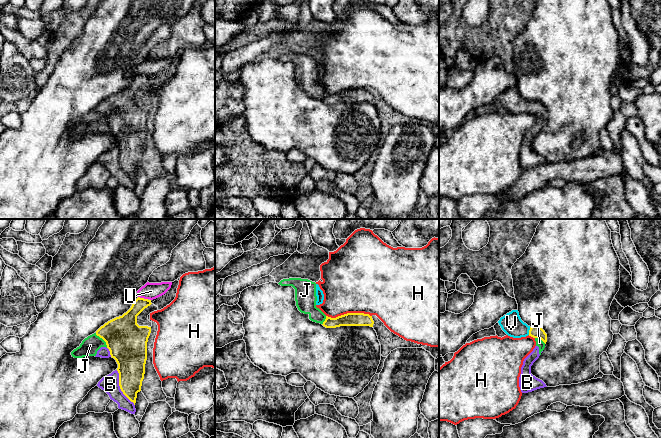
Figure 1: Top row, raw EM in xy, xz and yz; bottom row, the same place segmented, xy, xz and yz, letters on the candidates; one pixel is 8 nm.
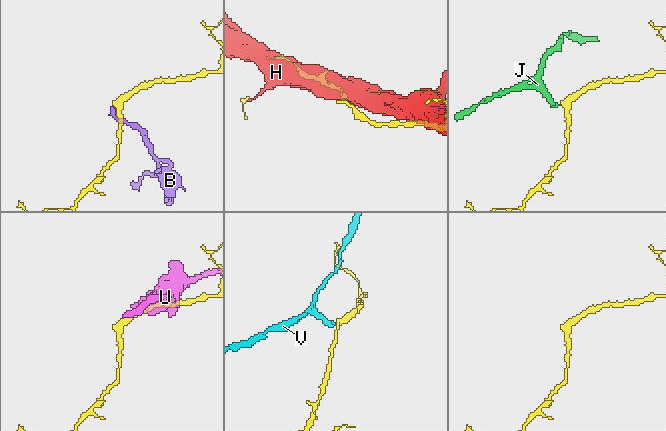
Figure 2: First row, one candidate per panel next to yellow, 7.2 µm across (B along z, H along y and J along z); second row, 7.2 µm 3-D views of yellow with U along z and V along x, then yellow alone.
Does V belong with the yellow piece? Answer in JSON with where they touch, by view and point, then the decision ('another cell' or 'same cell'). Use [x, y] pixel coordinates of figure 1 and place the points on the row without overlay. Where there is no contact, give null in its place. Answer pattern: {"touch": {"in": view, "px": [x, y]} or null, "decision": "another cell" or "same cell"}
{"touch": {"in": "yz", "px": [529, 107]}, "decision": "same cell"}

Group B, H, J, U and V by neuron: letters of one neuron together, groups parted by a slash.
B J / H / U / V

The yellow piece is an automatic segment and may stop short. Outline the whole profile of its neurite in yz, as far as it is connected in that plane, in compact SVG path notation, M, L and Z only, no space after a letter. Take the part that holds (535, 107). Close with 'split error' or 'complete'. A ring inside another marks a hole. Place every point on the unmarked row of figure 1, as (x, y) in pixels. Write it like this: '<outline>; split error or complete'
M512 86L507 89L498 97L502 106L510 113L521 114L526 112L531 112L533 114L541 115L545 120L547 118L547 110L539 102L528 102L524 99L520 92L518 86Z; split error

